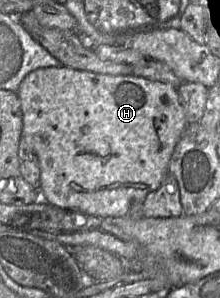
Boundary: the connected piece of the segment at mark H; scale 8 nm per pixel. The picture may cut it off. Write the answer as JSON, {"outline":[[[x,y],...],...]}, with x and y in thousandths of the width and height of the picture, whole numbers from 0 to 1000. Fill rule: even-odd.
{"outline":[[[291,221],[177,228],[118,252],[73,312],[95,346],[100,456],[150,497],[182,554],[182,611],[173,621],[182,661],[236,691],[450,732],[523,732],[577,721],[595,688],[623,678],[650,681],[677,648],[727,628],[764,581],[768,540],[786,507],[855,419],[836,369],[814,342],[805,295],[755,279],[605,252],[441,248]]]}

